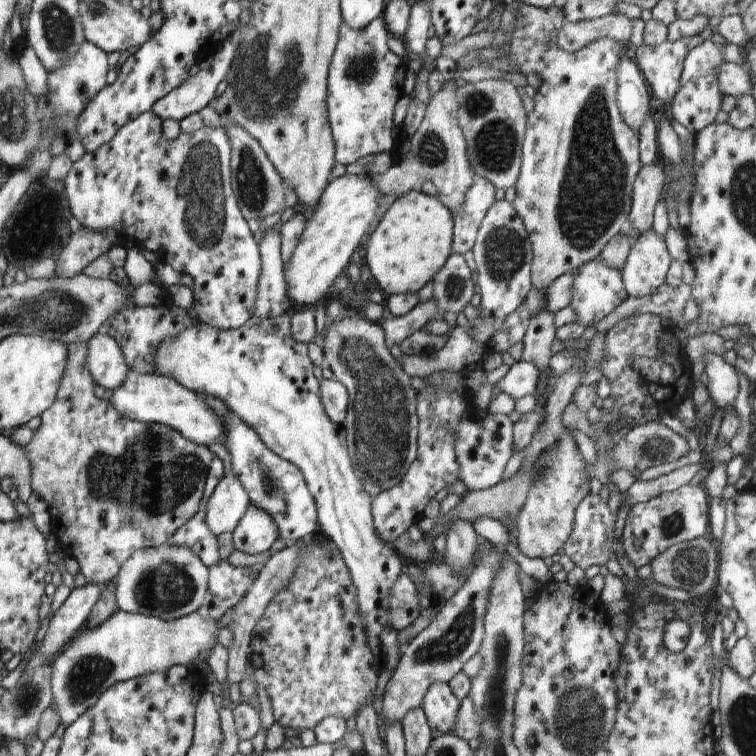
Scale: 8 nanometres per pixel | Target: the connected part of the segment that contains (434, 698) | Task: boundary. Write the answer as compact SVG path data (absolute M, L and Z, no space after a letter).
M434 681L424 695L421 707L435 734L443 735L453 727L460 701L443 681Z

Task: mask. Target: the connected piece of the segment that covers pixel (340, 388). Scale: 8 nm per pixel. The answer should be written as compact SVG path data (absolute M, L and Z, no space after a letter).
M320 378L321 403L328 418L337 425L342 425L347 415L349 394L347 388L336 378Z

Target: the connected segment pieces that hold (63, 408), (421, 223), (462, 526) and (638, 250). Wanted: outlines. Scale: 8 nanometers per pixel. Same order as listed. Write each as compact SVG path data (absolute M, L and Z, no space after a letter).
M70 343L67 346L68 356L66 357L65 369L57 396L52 404L41 414L41 424L33 432L32 440L25 446L25 455L31 464L31 489L36 496L40 496L48 504L48 512L51 516L52 533L57 539L58 546L68 555L76 558L80 571L84 574L87 582L93 585L104 585L114 580L119 573L120 567L130 555L143 548L152 548L167 542L173 534L182 525L185 525L200 508L202 497L204 496L203 488L208 474L210 461L213 459L212 453L206 445L199 445L192 440L186 440L177 430L163 425L162 423L150 424L135 421L128 417L122 416L111 403L97 398L94 395L94 386L96 385L86 368L86 343Z
M414 190L398 196L390 208L382 212L365 241L368 268L381 292L417 293L433 280L452 253L451 213L438 197Z
M466 519L455 520L447 530L445 561L455 570L467 567L476 550L477 537L473 524Z
M650 229L633 238L629 255L620 272L630 297L652 294L665 278L672 262L664 238Z

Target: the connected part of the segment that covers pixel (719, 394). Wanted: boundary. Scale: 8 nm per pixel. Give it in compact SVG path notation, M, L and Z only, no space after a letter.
M712 352L705 354L703 359L708 376L709 398L713 400L714 407L723 409L725 406L733 406L739 393L737 370L726 363L721 355Z

